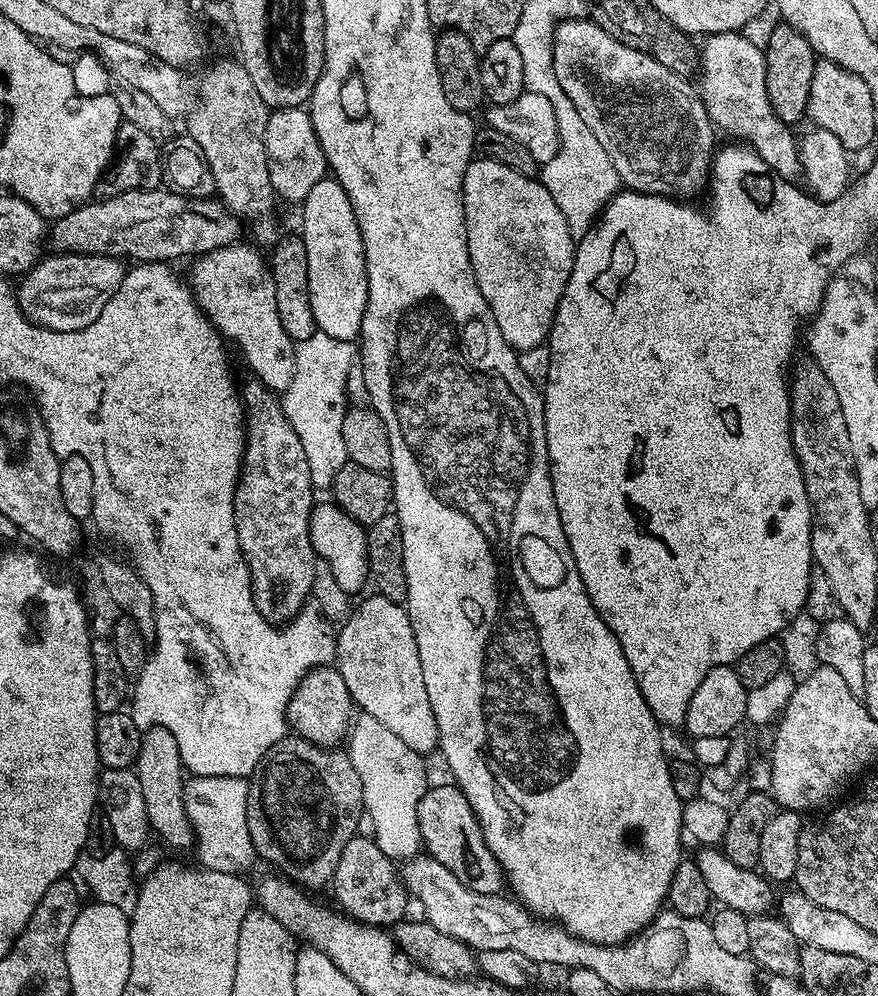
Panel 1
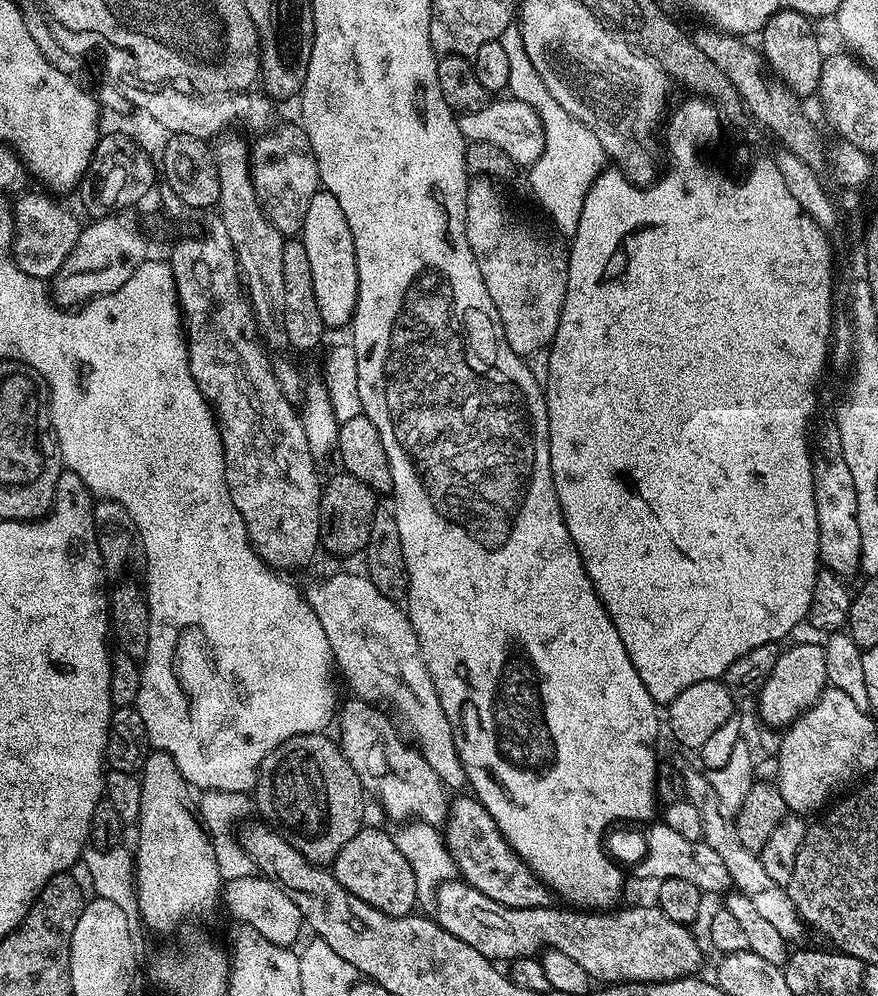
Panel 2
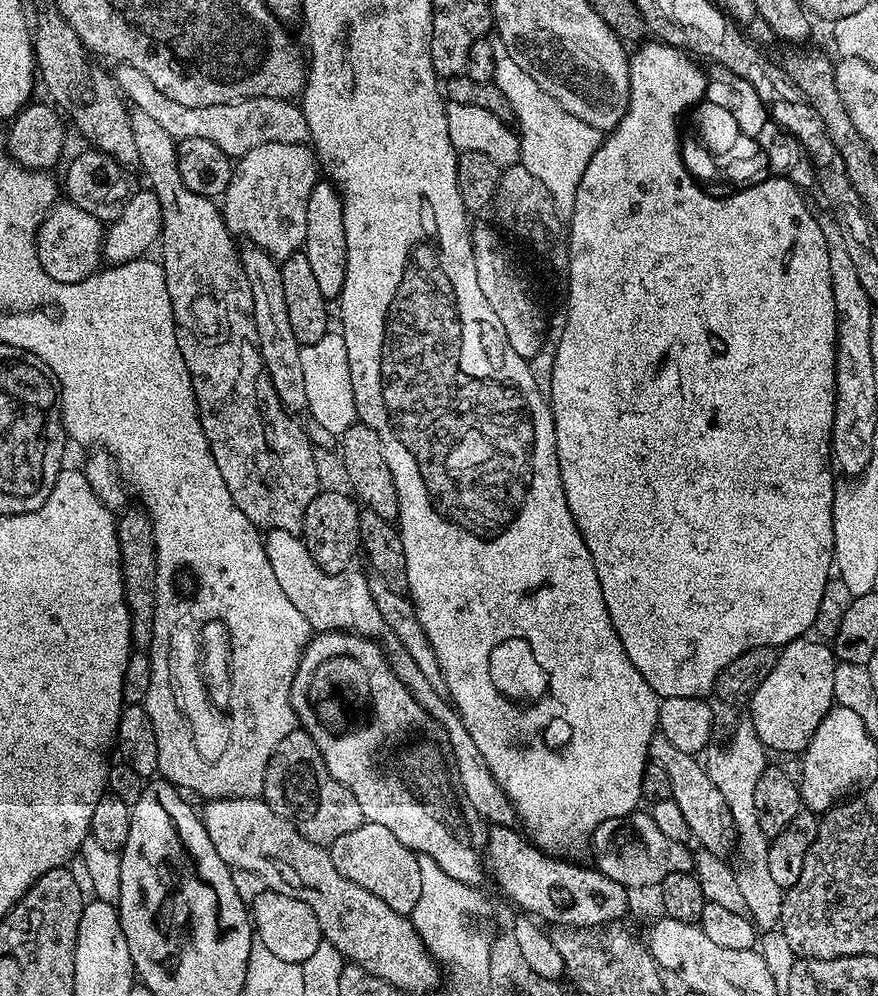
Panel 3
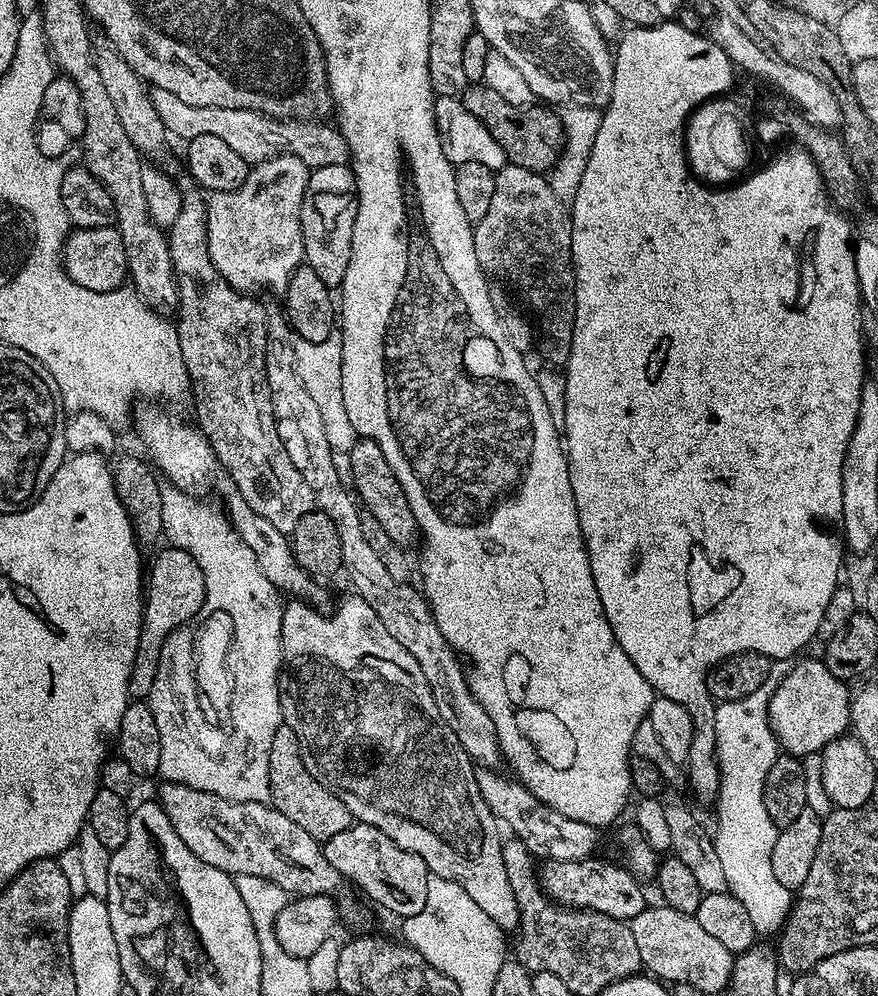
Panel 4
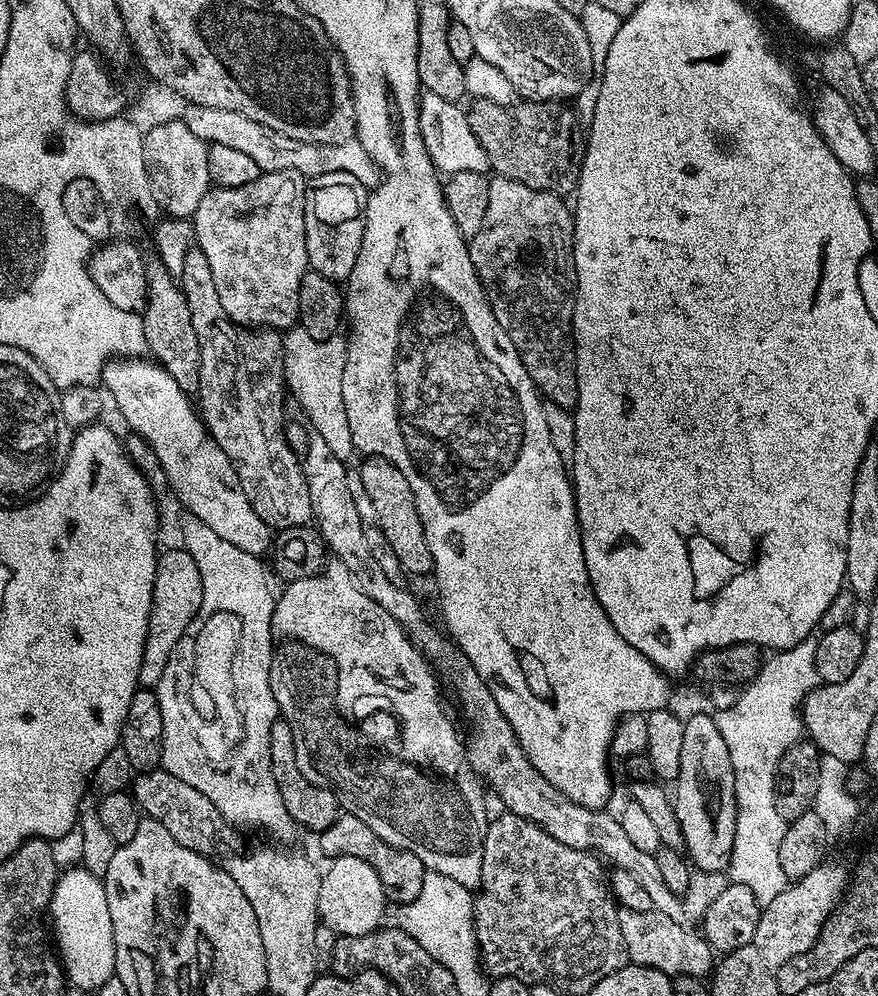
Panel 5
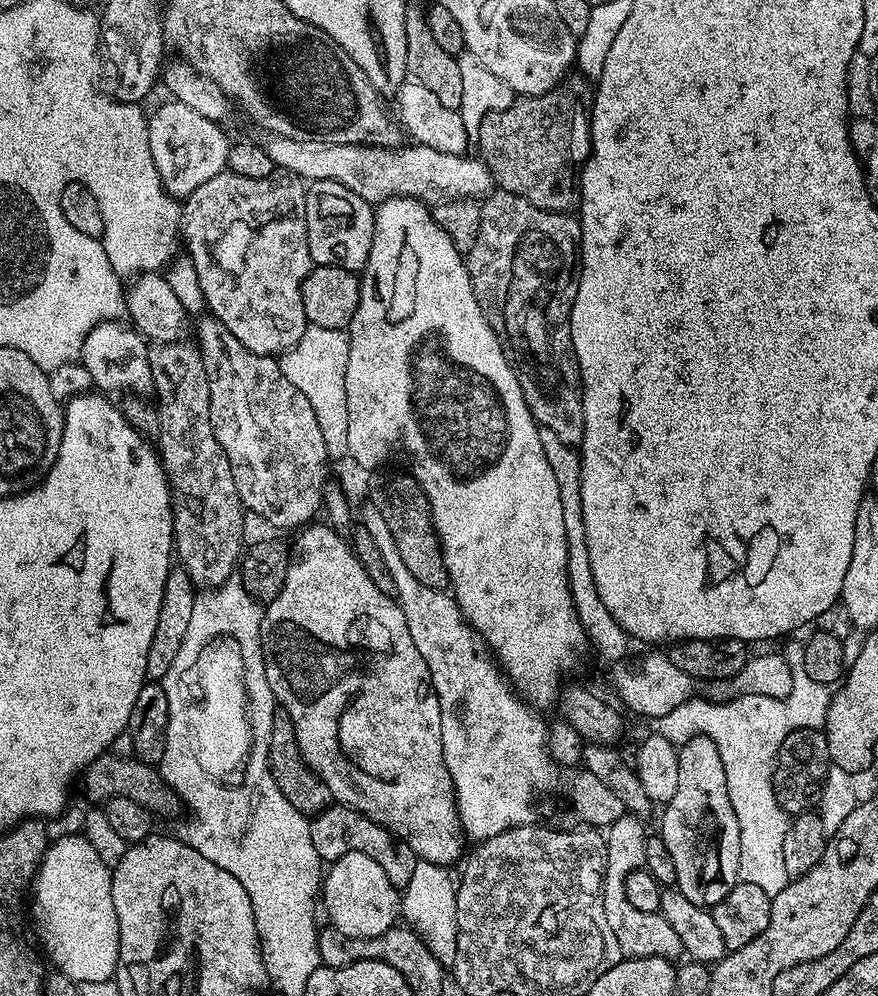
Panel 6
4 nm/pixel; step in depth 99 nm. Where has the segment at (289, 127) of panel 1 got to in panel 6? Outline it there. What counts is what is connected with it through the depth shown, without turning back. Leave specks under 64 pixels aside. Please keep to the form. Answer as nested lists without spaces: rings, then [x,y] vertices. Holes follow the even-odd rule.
[[[225,170],[219,172],[214,178],[210,178],[210,182],[202,182],[202,186],[198,186],[198,190],[194,190],[194,194],[187,196],[182,204],[182,240],[183,243],[184,240],[188,243],[186,252],[191,256],[194,269],[197,270],[198,282],[201,283],[207,311],[211,315],[217,316],[222,322],[222,326],[226,326],[226,330],[230,330],[230,334],[234,334],[234,338],[238,338],[238,342],[242,342],[242,346],[246,346],[246,350],[250,350],[254,354],[279,357],[296,345],[298,338],[302,338],[305,328],[309,325],[306,310],[302,310],[302,282],[314,265],[310,258],[310,246],[308,245],[305,191],[305,181],[301,180],[299,176],[273,174],[266,178],[250,178]]]

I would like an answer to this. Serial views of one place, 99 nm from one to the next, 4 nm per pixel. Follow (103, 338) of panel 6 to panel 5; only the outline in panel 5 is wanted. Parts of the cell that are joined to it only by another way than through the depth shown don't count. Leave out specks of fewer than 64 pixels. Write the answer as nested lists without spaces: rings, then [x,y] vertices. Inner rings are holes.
[[[113,358],[104,365],[102,384],[108,387],[107,395],[112,395],[121,418],[130,426],[128,428],[140,435],[157,455],[157,462],[161,464],[168,479],[169,489],[176,491],[176,496],[182,503],[188,504],[189,510],[192,511],[189,513],[206,526],[210,526],[210,530],[214,530],[218,538],[230,542],[230,546],[238,546],[238,550],[246,554],[263,557],[274,543],[273,529],[256,513],[254,506],[250,506],[250,498],[246,498],[246,490],[242,490],[242,482],[230,458],[226,458],[222,446],[214,442],[193,403],[191,406],[188,402],[189,395],[180,389],[174,378],[170,378],[168,371],[148,358]]]

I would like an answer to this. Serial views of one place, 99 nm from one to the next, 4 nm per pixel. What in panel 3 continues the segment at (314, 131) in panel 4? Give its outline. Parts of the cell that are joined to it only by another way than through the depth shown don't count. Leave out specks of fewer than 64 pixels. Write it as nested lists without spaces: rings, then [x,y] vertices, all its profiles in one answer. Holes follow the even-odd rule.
[[[117,63],[115,68],[116,87],[126,97],[127,103],[150,114],[150,118],[155,118],[177,141],[206,138],[231,158],[242,157],[254,150],[254,146],[266,146],[266,142],[309,143],[310,135],[303,107],[292,100],[246,98],[222,106],[182,106],[182,102],[174,102],[174,98],[166,98],[166,94],[162,94],[162,90],[158,90],[158,86],[154,86],[154,82],[150,82],[150,78],[142,74],[142,70],[122,63]]]

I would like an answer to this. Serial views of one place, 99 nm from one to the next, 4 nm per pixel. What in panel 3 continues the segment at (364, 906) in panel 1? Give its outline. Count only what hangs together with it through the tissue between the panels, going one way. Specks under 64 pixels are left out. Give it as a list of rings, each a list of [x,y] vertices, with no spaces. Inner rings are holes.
[[[362,823],[358,830],[350,830],[350,834],[342,834],[330,846],[332,861],[338,870],[350,882],[362,886],[362,890],[370,890],[370,894],[382,898],[390,910],[411,917],[414,906],[418,906],[418,898],[422,898],[422,870],[418,870],[420,856],[413,852],[386,826]]]

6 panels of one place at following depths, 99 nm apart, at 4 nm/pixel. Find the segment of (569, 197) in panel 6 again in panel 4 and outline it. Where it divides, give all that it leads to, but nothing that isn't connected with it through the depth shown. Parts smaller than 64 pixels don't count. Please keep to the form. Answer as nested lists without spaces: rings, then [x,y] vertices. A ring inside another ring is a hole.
[[[483,82],[469,83],[458,99],[474,118],[478,118],[478,122],[482,122],[482,126],[486,126],[486,130],[490,130],[490,134],[494,134],[507,163],[541,174],[555,168],[556,160],[564,150],[564,127],[555,111],[546,106],[514,106]]]

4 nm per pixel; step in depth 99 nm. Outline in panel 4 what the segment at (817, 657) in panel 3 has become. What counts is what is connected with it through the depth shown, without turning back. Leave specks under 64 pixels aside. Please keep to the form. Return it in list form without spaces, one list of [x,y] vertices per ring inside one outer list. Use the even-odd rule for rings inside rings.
[[[823,659],[798,663],[773,687],[768,703],[768,721],[777,745],[797,758],[823,751],[829,742],[847,733],[850,700],[849,687],[826,669]]]

